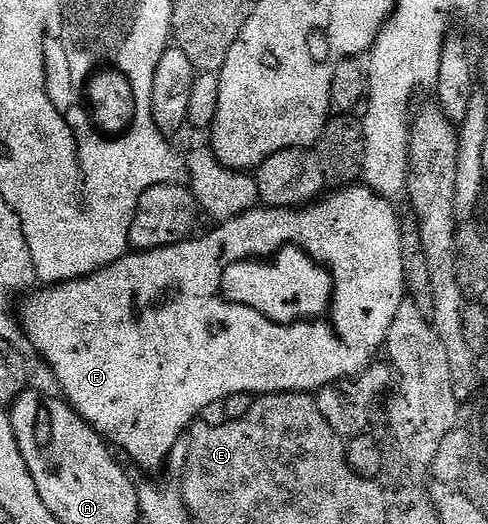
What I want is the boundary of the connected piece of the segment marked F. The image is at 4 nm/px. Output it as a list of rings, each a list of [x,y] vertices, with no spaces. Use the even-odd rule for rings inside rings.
[[[365,184],[338,188],[333,192],[335,194],[327,193],[321,200],[301,208],[271,206],[244,211],[235,218],[215,225],[215,230],[211,234],[204,235],[203,238],[191,236],[186,241],[168,248],[130,252],[86,278],[73,278],[71,282],[60,282],[49,288],[42,288],[46,290],[35,289],[20,306],[20,321],[25,337],[28,342],[30,338],[31,344],[42,353],[43,360],[50,365],[51,372],[58,377],[65,401],[74,407],[76,413],[98,435],[101,435],[111,447],[119,446],[124,453],[130,454],[131,460],[146,470],[158,470],[162,465],[165,467],[174,446],[183,441],[184,435],[201,415],[198,414],[201,410],[214,405],[217,407],[233,394],[261,396],[317,392],[328,384],[338,382],[341,378],[352,378],[356,374],[363,373],[375,361],[374,353],[385,347],[388,328],[392,328],[392,320],[396,320],[396,308],[400,308],[403,298],[407,297],[404,260],[401,258],[400,214],[390,207],[393,205],[387,199],[380,197],[375,190],[371,190]],[[334,252],[338,260],[348,260],[350,256],[352,260],[356,260],[356,298],[364,298],[364,302],[386,302],[386,304],[350,304],[350,332],[346,320],[348,318],[346,302],[342,302],[342,310],[336,310],[338,292],[340,288],[346,290],[346,272],[344,268],[336,268],[330,264],[334,262]],[[354,308],[390,308],[390,314],[356,314]],[[354,326],[362,326],[362,332],[356,332]]]

